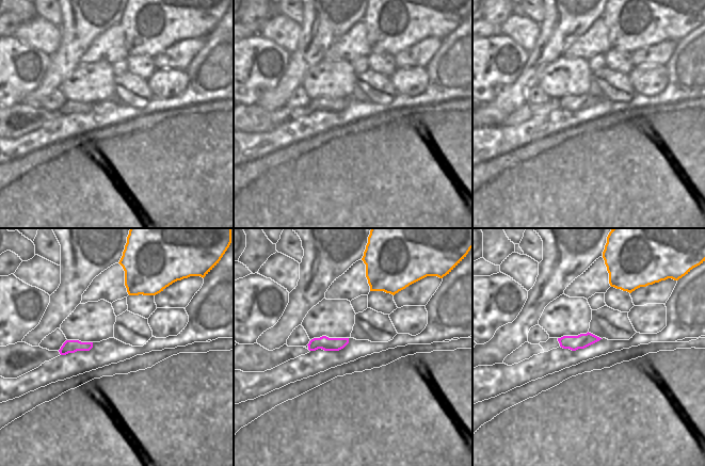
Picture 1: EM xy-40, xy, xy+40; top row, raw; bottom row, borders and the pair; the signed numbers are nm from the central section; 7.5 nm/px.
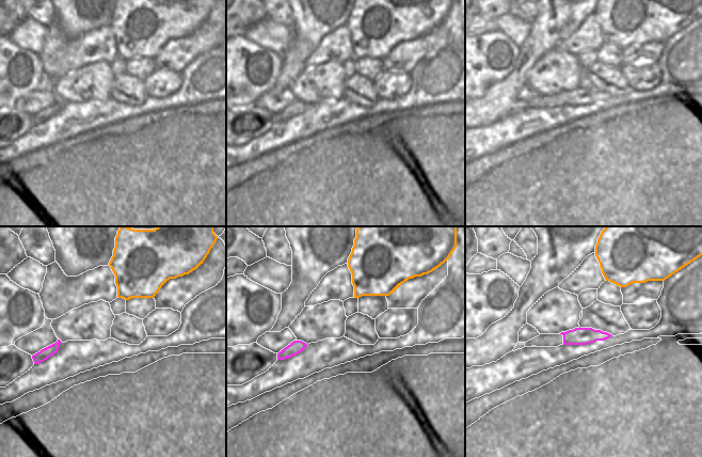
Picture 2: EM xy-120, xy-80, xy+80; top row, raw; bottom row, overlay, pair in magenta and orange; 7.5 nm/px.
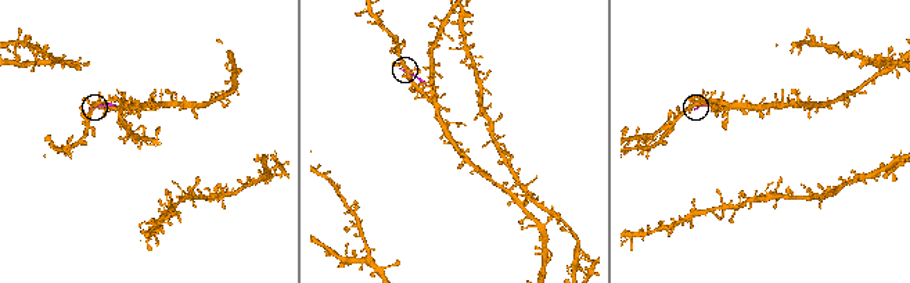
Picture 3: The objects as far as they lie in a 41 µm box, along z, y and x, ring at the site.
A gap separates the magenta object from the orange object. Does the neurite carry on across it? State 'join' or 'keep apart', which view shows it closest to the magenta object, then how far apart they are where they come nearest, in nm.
keep apart; nearest in xy+40; 380 nm apart

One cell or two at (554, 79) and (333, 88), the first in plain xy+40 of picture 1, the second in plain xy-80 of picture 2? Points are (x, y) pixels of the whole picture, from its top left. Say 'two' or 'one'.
one

